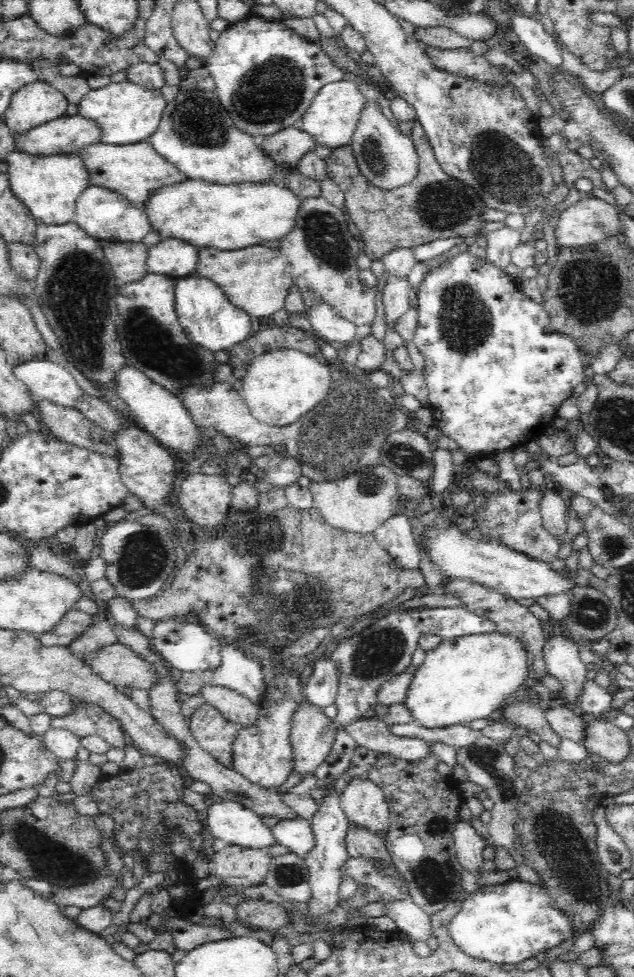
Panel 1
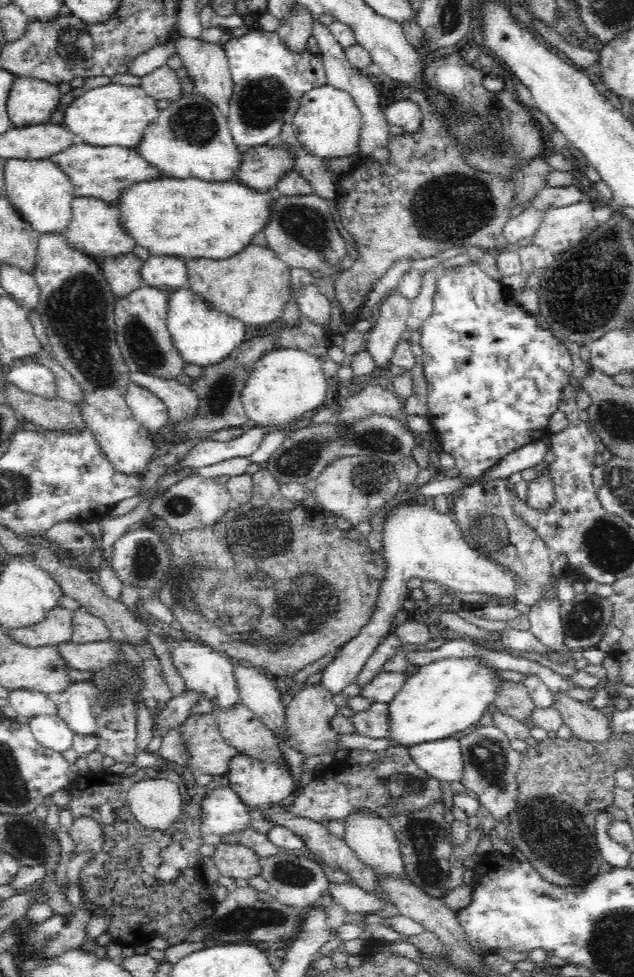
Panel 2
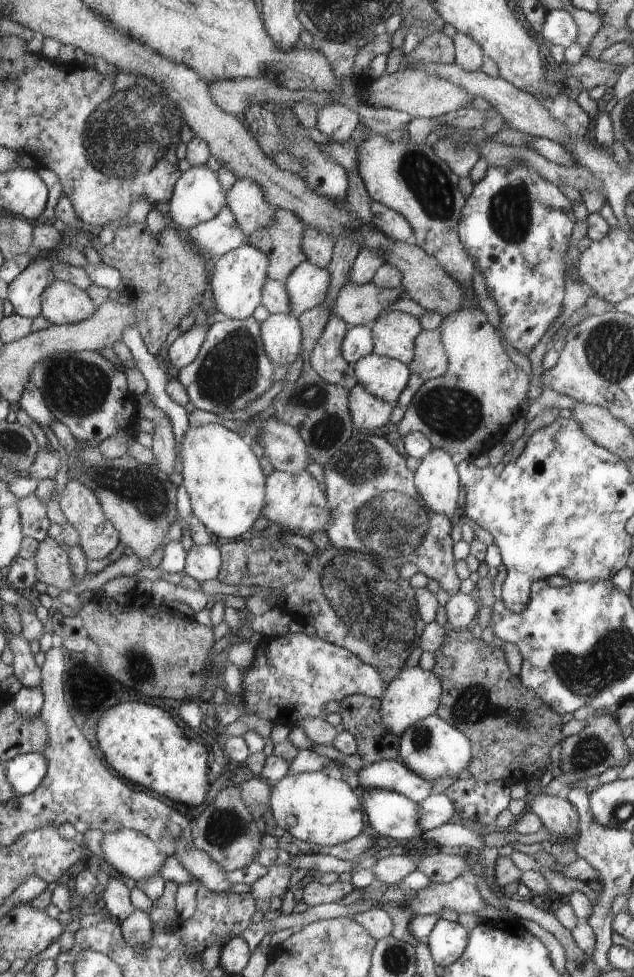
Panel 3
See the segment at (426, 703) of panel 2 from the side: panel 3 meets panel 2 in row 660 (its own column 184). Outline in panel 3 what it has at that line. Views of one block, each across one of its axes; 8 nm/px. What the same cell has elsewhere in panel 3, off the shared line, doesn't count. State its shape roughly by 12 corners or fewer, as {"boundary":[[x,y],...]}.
{"boundary":[[189,426],[182,484],[215,540],[264,513],[260,460],[238,431]]}

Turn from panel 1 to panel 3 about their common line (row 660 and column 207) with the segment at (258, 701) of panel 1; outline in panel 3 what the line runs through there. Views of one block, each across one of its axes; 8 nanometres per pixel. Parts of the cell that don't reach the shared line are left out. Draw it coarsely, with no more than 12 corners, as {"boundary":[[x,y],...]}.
{"boundary":[[226,206],[185,233],[212,259],[247,242]]}

